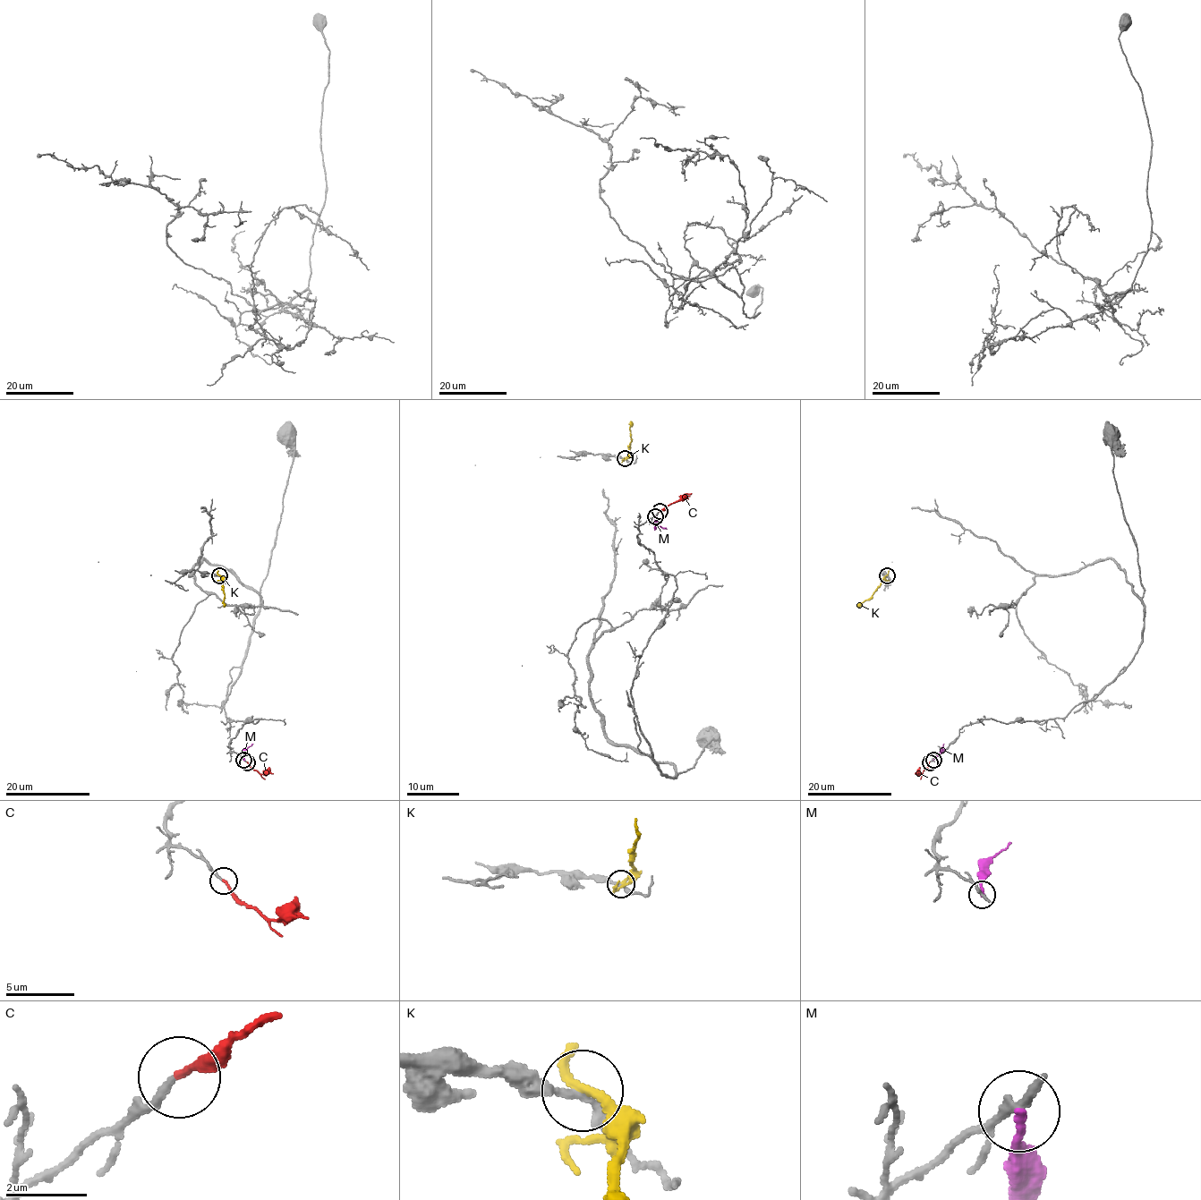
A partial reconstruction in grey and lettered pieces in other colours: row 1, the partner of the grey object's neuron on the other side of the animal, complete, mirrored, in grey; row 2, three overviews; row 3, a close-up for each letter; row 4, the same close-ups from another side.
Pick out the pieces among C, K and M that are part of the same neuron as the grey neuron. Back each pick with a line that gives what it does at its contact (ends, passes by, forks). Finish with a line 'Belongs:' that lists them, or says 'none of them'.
C: it ends
Belongs: C

